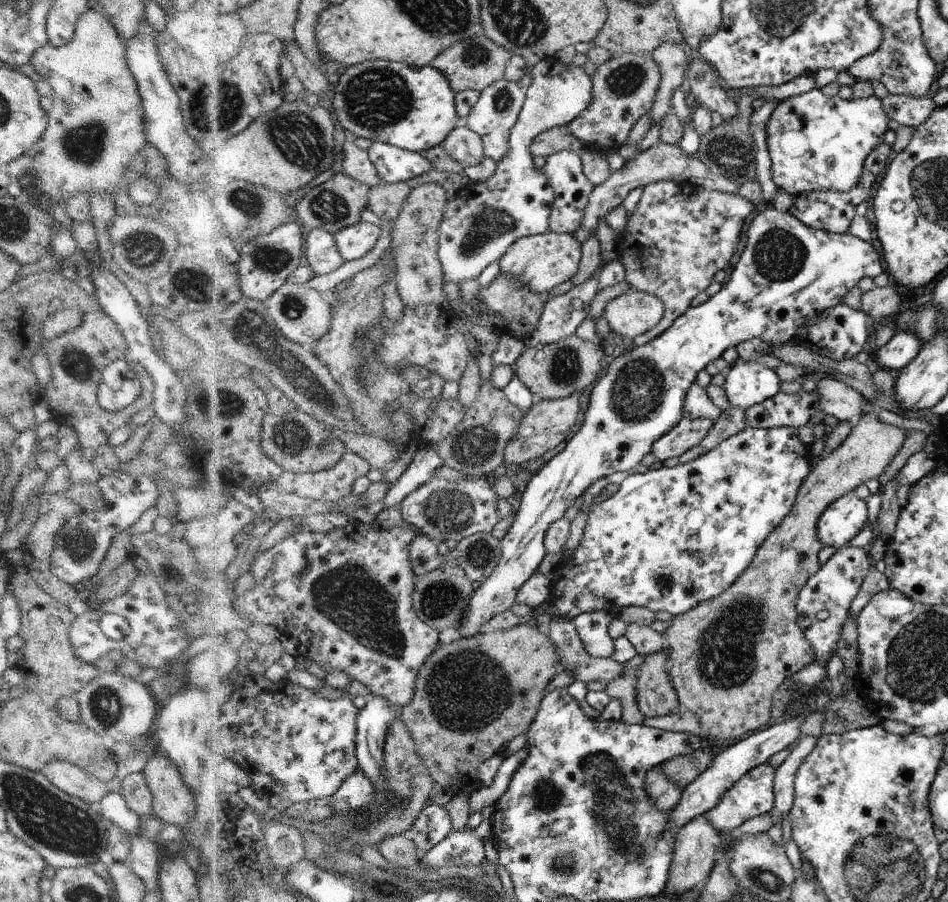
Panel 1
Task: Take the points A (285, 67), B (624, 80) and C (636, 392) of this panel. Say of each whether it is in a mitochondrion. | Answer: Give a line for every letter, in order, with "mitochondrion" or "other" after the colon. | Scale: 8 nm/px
A: other
B: mitochondrion
C: mitochondrion

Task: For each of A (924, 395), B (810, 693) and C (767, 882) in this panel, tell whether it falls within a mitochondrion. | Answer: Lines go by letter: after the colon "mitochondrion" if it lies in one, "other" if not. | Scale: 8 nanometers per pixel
A: other
B: other
C: mitochondrion

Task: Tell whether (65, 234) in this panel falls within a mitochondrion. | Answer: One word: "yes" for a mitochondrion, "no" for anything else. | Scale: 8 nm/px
no

